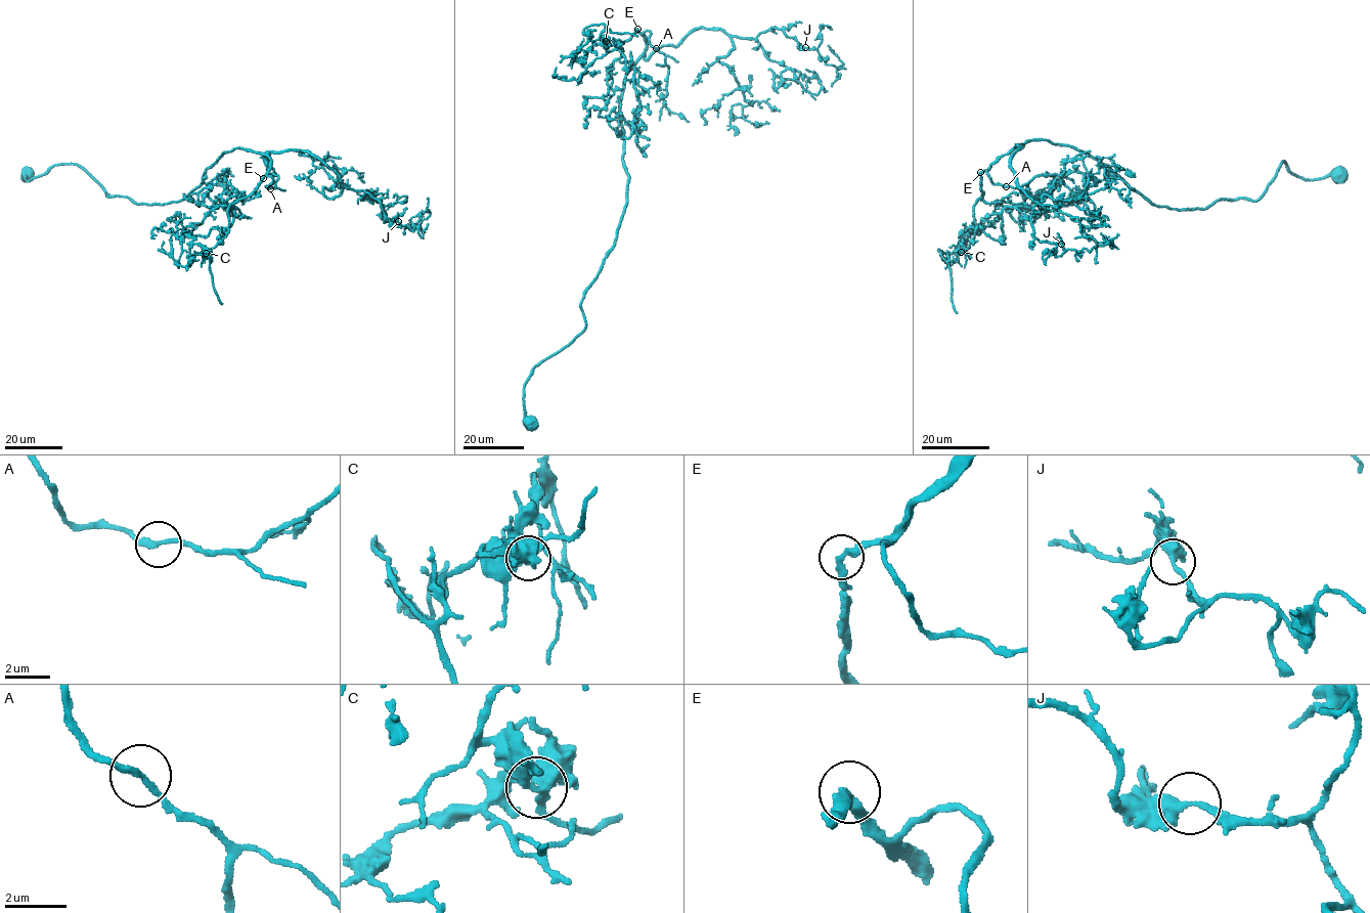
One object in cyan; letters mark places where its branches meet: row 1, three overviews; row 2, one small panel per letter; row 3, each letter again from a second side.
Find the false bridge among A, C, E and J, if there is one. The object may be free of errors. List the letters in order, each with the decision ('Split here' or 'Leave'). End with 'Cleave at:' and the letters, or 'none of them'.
A: Leave
C: Split here
E: Leave
J: Leave
Cleave at: C

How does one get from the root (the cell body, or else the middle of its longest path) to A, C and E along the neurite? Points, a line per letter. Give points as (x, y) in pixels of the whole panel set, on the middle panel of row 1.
A: (531, 421), (525, 383), (584, 329), (583, 293), (614, 245), (628, 178), (624, 76), (645, 32), (656, 48)
C: (531, 421), (525, 383), (584, 329), (583, 293), (627, 200), (619, 102), (647, 42), (637, 29), (606, 41)
E: (531, 421), (525, 383), (584, 329), (583, 293), (627, 200), (619, 102), (646, 47), (637, 29)

